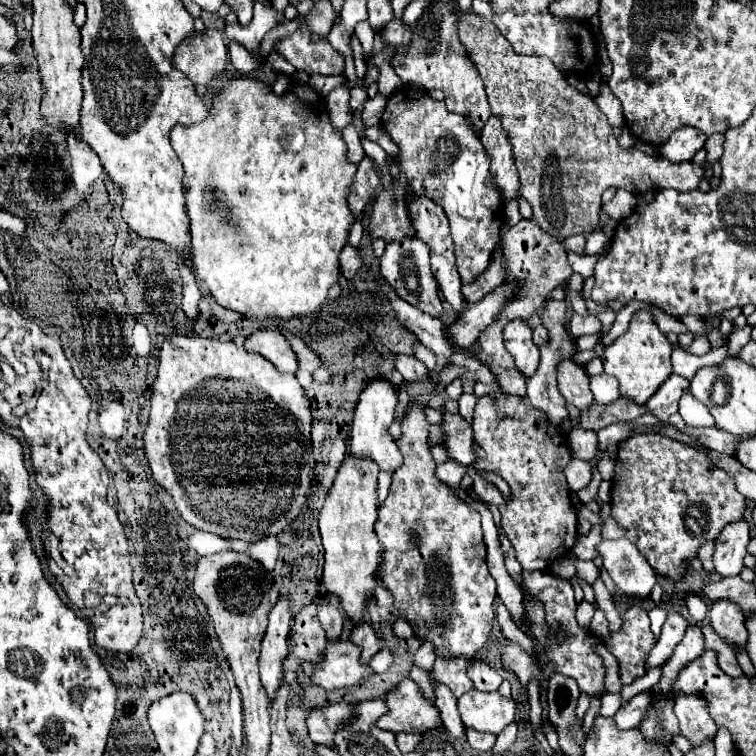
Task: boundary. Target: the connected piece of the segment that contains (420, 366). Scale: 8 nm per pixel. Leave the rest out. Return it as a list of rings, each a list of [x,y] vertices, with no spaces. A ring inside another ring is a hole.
[[[396,355],[394,367],[396,367],[398,373],[402,373],[402,377],[406,381],[418,381],[418,379],[422,379],[422,377],[428,375],[428,369],[424,367],[424,363],[418,361],[412,355]]]

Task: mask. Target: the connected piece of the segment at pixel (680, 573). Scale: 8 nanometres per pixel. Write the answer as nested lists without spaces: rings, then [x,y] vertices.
[[[658,433],[634,435],[618,445],[610,503],[612,517],[628,531],[626,539],[630,539],[642,551],[646,561],[660,577],[666,577],[674,583],[682,581],[682,577],[690,571],[688,561],[698,557],[700,545],[718,539],[720,531],[728,523],[740,521],[748,509],[744,495],[736,491],[734,479],[726,471],[716,467],[704,453],[698,453],[696,449]]]

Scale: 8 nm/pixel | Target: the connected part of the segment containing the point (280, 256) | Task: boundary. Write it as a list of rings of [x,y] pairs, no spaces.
[[[244,77],[230,79],[224,85],[224,89],[218,95],[214,95],[210,115],[196,125],[188,125],[188,127],[176,125],[170,139],[176,155],[184,165],[184,193],[186,193],[186,209],[190,215],[190,227],[192,227],[192,261],[196,267],[196,277],[208,285],[216,303],[226,309],[240,311],[242,315],[246,315],[246,319],[252,319],[254,323],[272,317],[280,317],[286,321],[316,311],[324,303],[330,285],[338,283],[340,277],[338,255],[348,243],[348,231],[354,223],[354,215],[350,213],[346,203],[346,193],[356,173],[356,165],[348,163],[346,159],[346,143],[342,139],[342,133],[332,131],[328,111],[326,105],[322,105],[322,99],[308,85],[296,85],[286,95],[278,97],[262,81],[244,79]]]

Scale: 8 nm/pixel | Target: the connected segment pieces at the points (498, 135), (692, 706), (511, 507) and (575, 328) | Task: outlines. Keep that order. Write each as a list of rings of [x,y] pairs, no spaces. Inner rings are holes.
[[[498,117],[488,119],[488,123],[482,129],[480,141],[492,159],[490,171],[492,171],[492,177],[496,177],[496,187],[500,187],[500,193],[504,195],[504,203],[516,199],[518,189],[520,189],[520,181],[516,175],[516,165],[514,165],[508,137],[506,137]]]
[[[676,695],[674,713],[680,719],[682,735],[688,737],[692,745],[716,735],[716,723],[708,715],[708,703],[704,695]]]
[[[490,395],[480,397],[480,399],[478,399],[478,405],[476,405],[476,411],[474,411],[472,435],[474,435],[474,457],[476,457],[476,459],[474,459],[474,469],[476,469],[478,473],[494,473],[494,475],[502,477],[502,479],[508,483],[508,487],[510,487],[510,493],[512,493],[512,495],[506,499],[504,511],[502,511],[502,507],[500,507],[500,513],[502,513],[502,527],[504,527],[504,531],[506,531],[506,535],[508,535],[508,539],[510,539],[510,543],[512,543],[512,547],[514,547],[516,559],[520,561],[522,569],[524,569],[524,571],[546,569],[552,561],[566,557],[566,555],[572,551],[572,547],[574,547],[574,543],[576,543],[576,535],[578,535],[578,533],[576,533],[576,523],[578,523],[578,519],[576,519],[576,509],[572,509],[568,483],[566,483],[564,473],[562,473],[564,467],[568,465],[568,461],[572,459],[572,457],[570,457],[570,449],[568,449],[568,445],[566,445],[566,439],[558,433],[558,429],[556,429],[552,423],[548,423],[548,421],[544,419],[542,411],[536,411],[534,407],[530,407],[526,399],[516,399],[516,397],[512,397],[512,395],[500,395],[498,399],[496,399],[496,397],[490,397]]]
[[[574,315],[570,321],[570,329],[574,337],[582,337],[582,335],[592,335],[600,331],[600,319],[592,317],[592,315]]]

